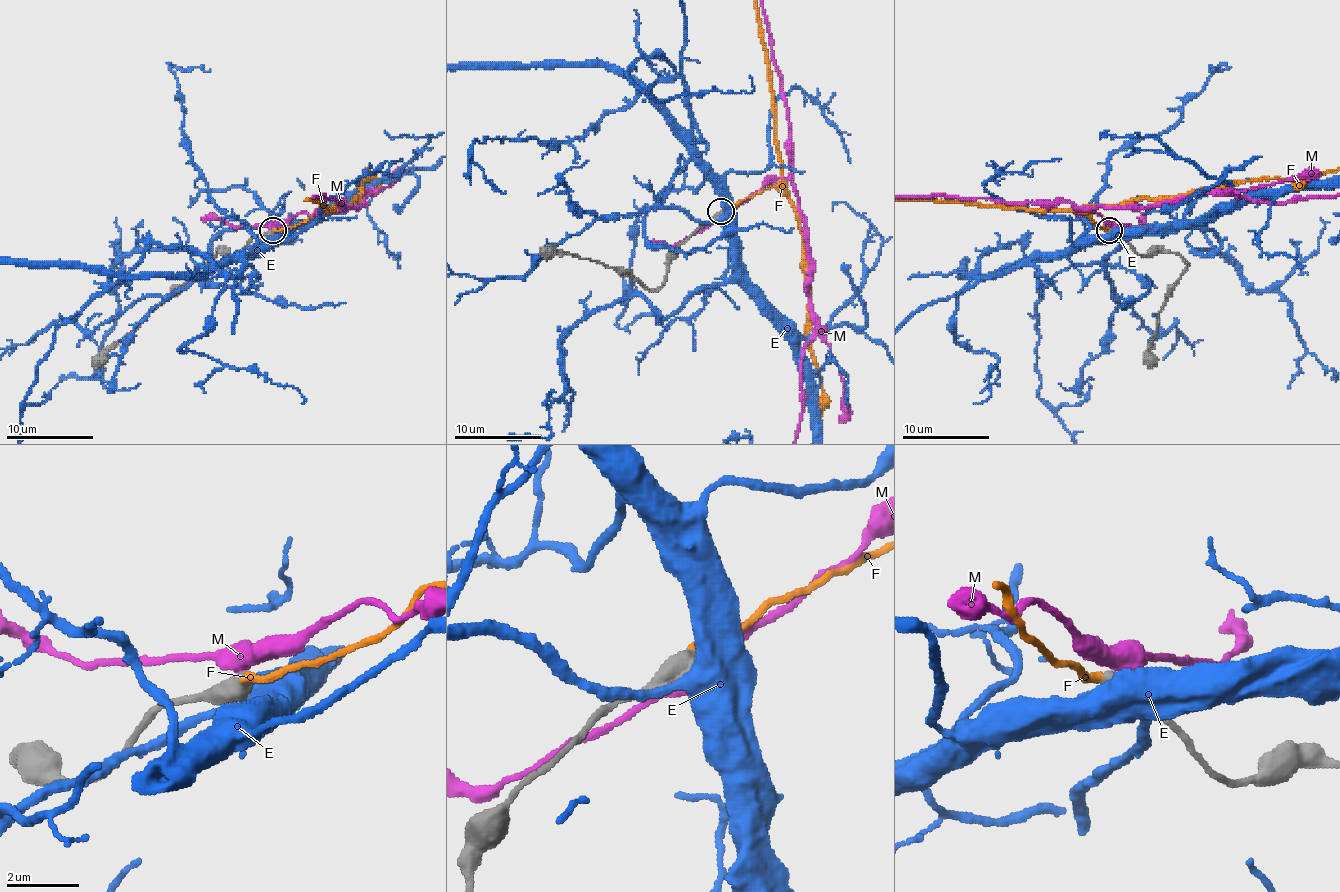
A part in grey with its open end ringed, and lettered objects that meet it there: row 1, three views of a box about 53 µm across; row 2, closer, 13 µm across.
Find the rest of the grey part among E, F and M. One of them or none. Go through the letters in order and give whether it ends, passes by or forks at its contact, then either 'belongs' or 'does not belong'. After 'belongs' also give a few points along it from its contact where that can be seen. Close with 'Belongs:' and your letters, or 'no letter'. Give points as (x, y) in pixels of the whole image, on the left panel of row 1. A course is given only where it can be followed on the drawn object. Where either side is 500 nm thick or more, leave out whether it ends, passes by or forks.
E: does not belong
F: belongs
M: does not belong
Belongs: F

